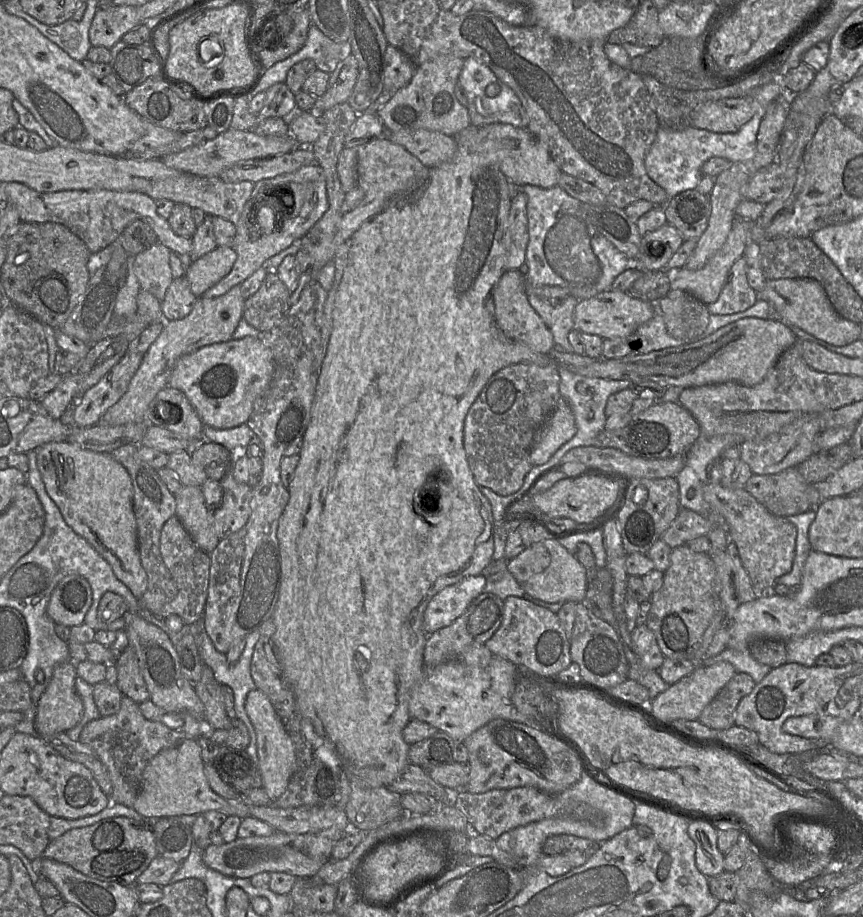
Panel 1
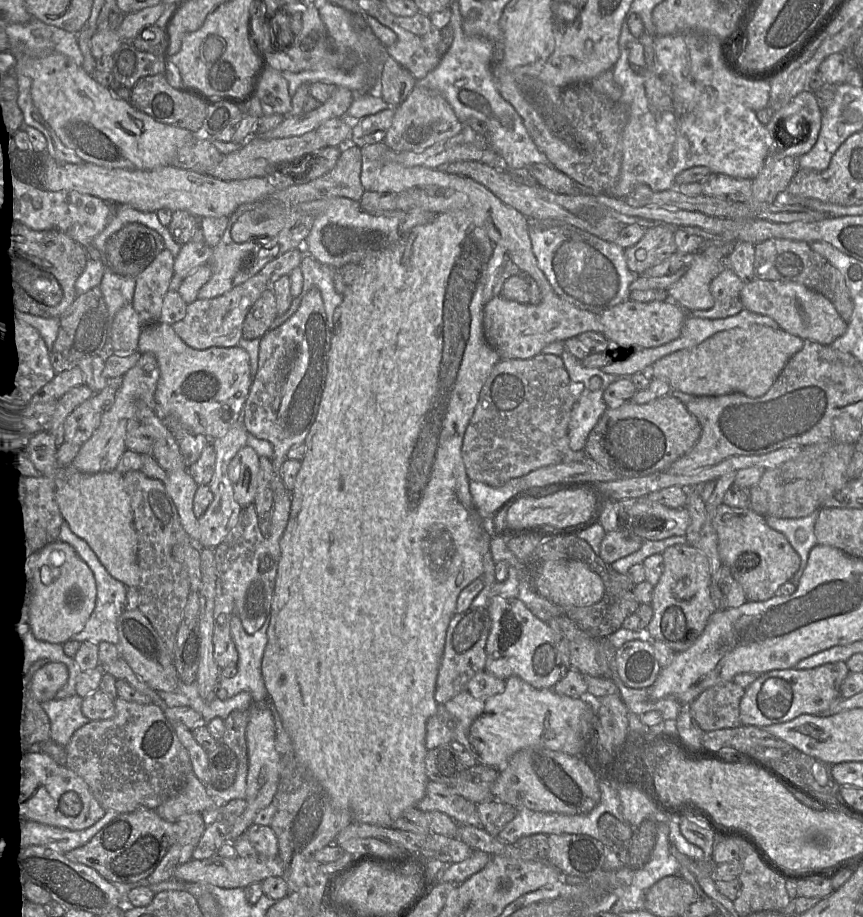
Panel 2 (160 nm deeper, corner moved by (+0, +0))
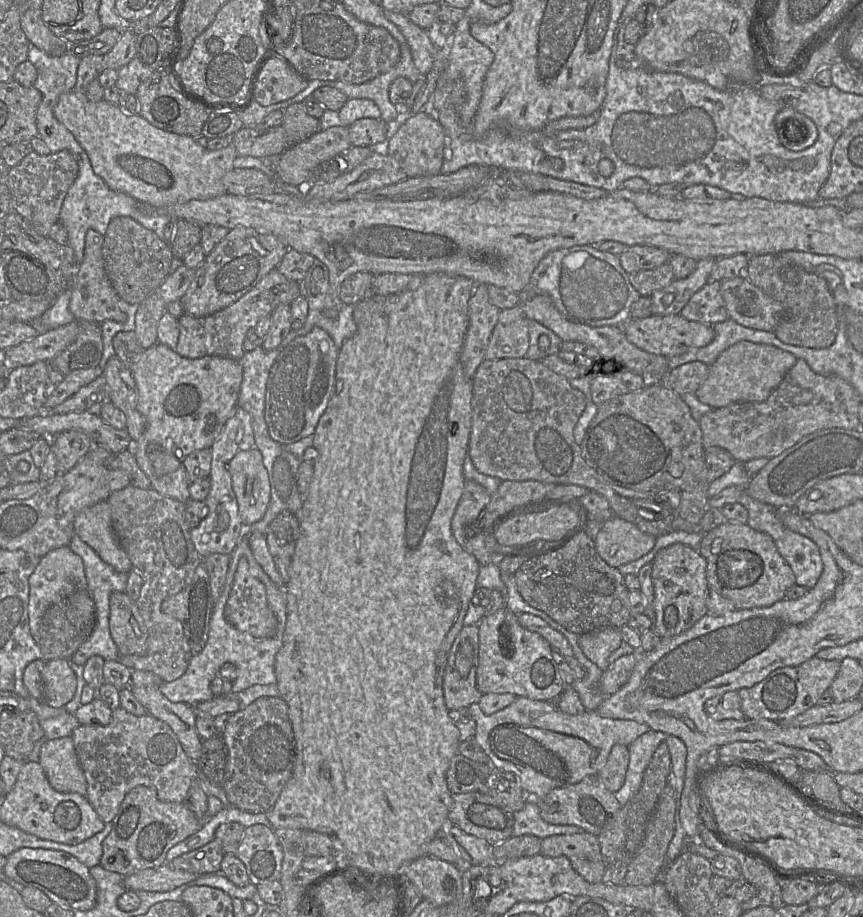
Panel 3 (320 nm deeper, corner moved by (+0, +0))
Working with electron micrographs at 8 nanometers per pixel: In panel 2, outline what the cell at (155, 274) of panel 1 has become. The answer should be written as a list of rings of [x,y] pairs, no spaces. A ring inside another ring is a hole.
[[[166,248],[135,277],[132,306],[141,325],[160,321],[164,297],[174,275],[175,257]]]

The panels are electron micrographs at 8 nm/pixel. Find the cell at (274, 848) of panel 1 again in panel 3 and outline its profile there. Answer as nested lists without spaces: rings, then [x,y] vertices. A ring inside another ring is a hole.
[[[165,863],[124,876],[124,885],[127,891],[167,892],[198,877],[193,873],[174,869],[169,863]]]

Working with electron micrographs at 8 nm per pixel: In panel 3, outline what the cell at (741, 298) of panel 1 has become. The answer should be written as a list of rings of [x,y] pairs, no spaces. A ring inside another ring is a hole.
[[[709,281],[689,299],[680,315],[690,321],[713,325],[730,319],[720,281]]]

